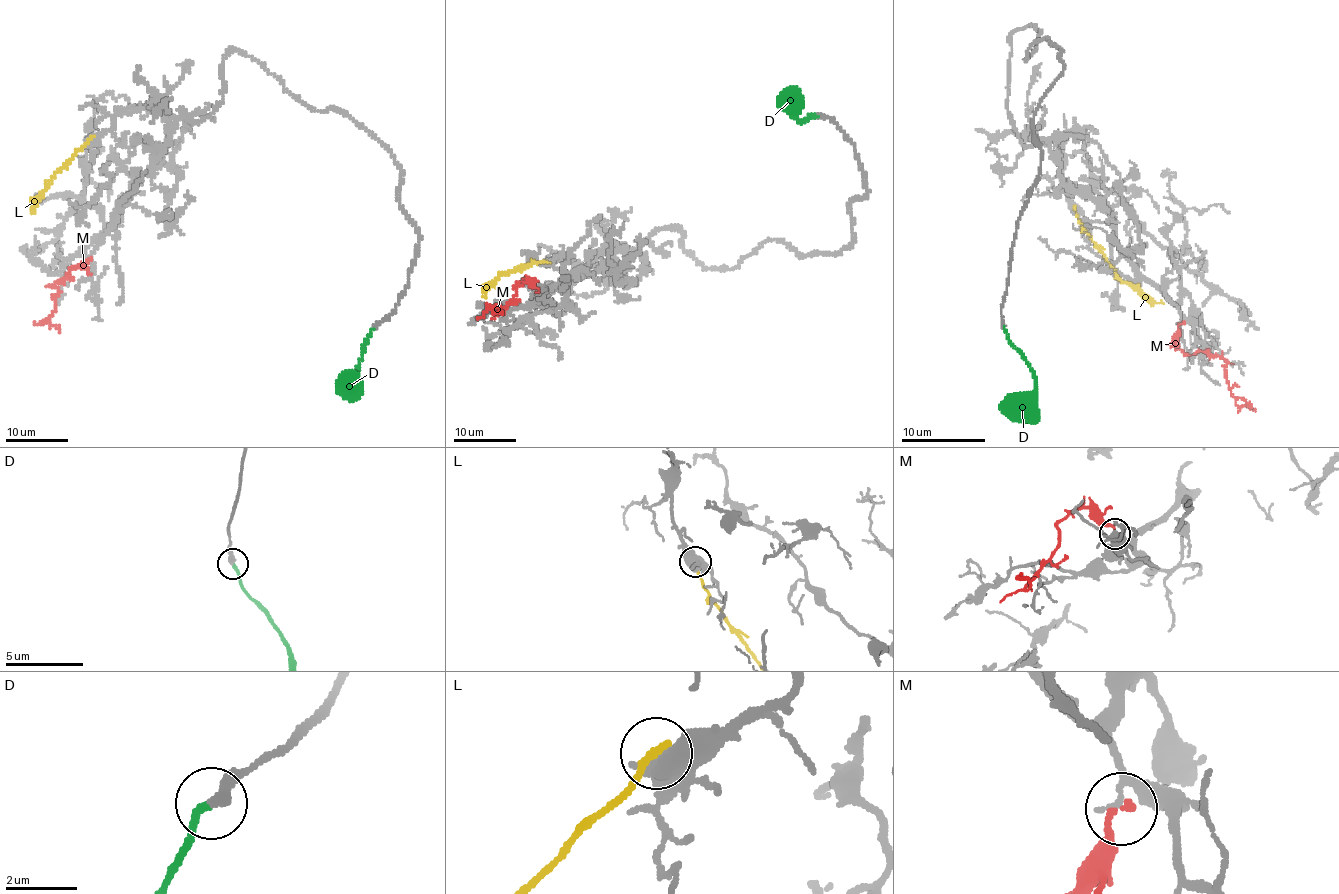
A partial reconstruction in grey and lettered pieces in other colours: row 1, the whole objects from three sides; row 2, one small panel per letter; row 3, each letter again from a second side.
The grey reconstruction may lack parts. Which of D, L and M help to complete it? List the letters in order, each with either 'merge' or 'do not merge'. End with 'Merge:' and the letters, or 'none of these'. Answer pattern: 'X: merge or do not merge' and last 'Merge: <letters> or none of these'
D: merge
L: do not merge
M: do not merge
Merge: D

